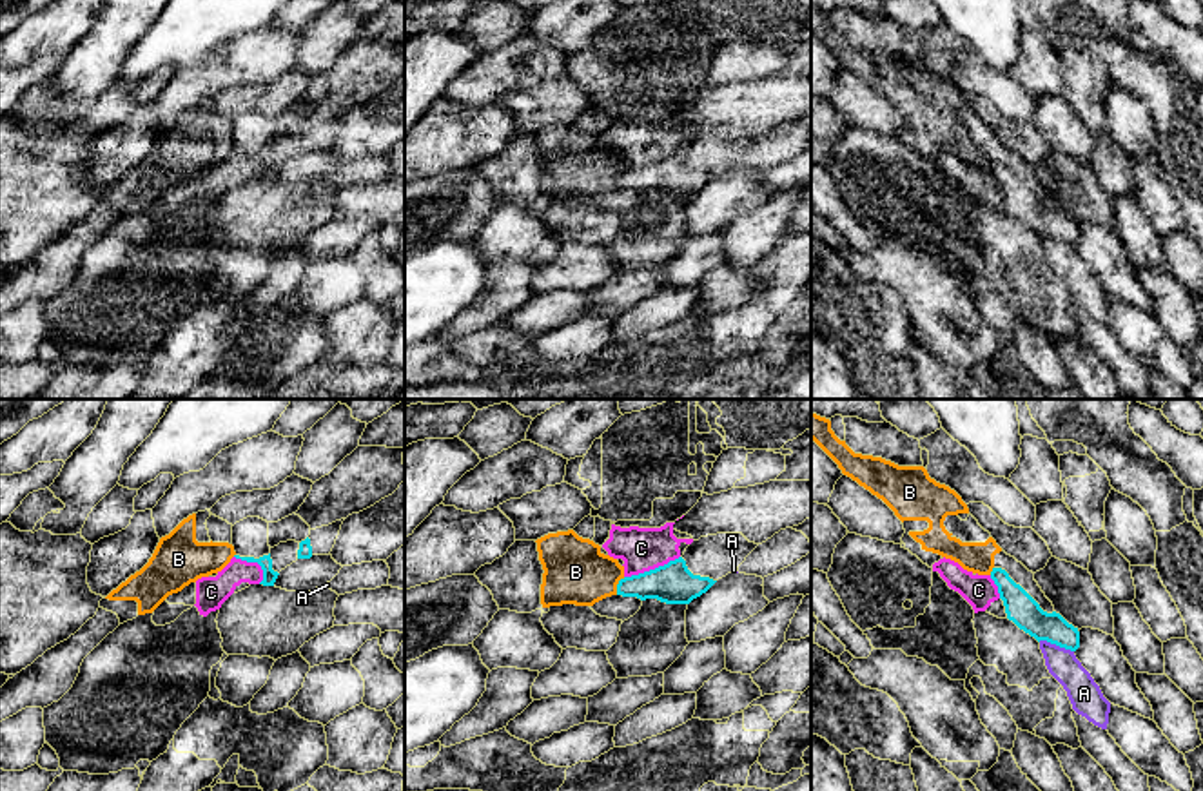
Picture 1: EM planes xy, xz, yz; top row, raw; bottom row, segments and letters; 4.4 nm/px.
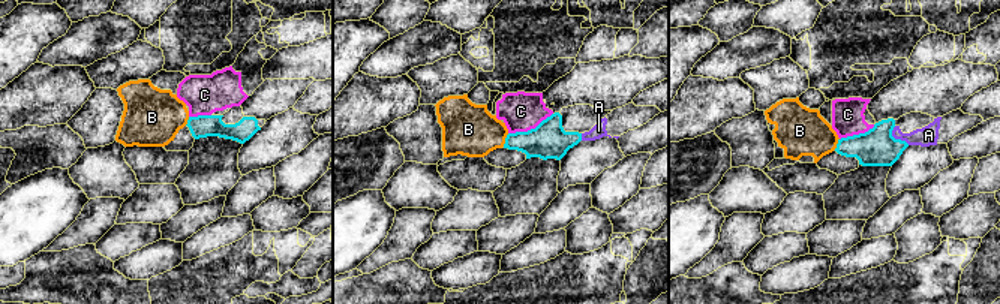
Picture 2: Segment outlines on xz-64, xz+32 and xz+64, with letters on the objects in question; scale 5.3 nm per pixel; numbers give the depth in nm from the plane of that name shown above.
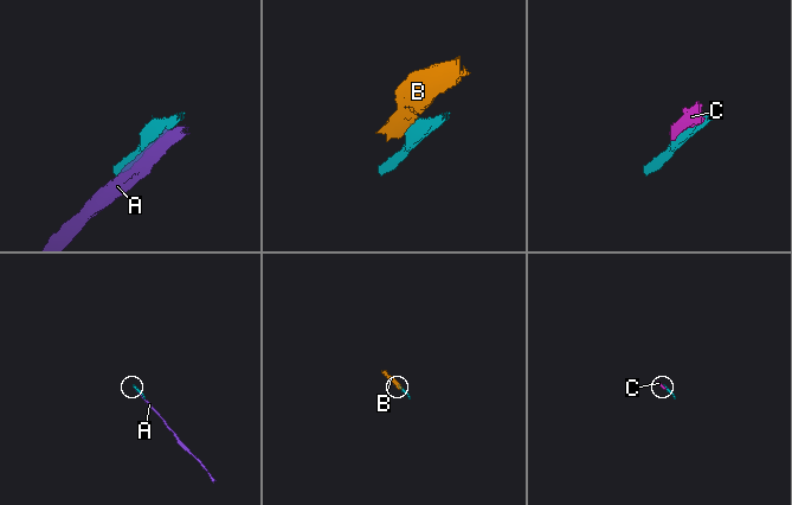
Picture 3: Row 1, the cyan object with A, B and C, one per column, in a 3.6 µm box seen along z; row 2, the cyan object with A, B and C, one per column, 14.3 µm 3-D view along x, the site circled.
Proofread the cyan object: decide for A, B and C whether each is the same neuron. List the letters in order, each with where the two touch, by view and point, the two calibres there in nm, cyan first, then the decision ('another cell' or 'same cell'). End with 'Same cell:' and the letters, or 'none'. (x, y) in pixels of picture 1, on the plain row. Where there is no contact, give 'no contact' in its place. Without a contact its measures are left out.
A: yz (1056, 238) | 140/140 nm | another cell
B: xz (617, 178) | 180/280 nm | another cell
C: xz (652, 164) | 180/190 nm | another cell
Same cell: none

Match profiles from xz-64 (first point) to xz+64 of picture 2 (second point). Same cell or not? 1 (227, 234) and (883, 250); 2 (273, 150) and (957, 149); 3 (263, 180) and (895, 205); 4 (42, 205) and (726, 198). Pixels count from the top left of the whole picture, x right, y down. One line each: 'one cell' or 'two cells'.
1: one cell
2: two cells
3: one cell
4: two cells

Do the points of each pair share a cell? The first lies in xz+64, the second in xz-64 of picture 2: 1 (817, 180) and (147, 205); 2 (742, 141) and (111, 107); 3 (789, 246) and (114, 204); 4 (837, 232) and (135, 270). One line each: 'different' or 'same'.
1: different
2: same
3: different
4: different

